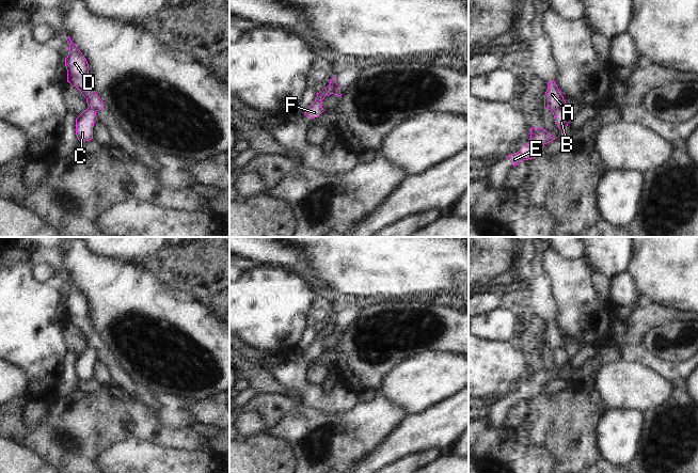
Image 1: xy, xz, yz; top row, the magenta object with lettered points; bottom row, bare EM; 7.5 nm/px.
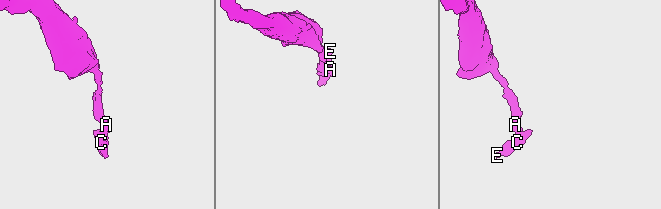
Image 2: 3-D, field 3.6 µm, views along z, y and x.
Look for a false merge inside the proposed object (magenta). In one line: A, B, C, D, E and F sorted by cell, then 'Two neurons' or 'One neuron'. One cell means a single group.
Groups: A D / B C E F. Two neurons

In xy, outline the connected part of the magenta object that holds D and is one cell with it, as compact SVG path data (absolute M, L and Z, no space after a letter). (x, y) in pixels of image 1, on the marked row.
M67 36L66 41L69 45L68 56L65 59L67 69L67 82L76 86L86 98L88 106L95 111L104 108L104 103L96 94L89 74L89 64L82 52Z

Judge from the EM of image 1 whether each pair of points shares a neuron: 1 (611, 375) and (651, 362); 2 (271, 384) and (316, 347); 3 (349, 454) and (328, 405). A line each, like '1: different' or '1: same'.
1: different
2: different
3: different

